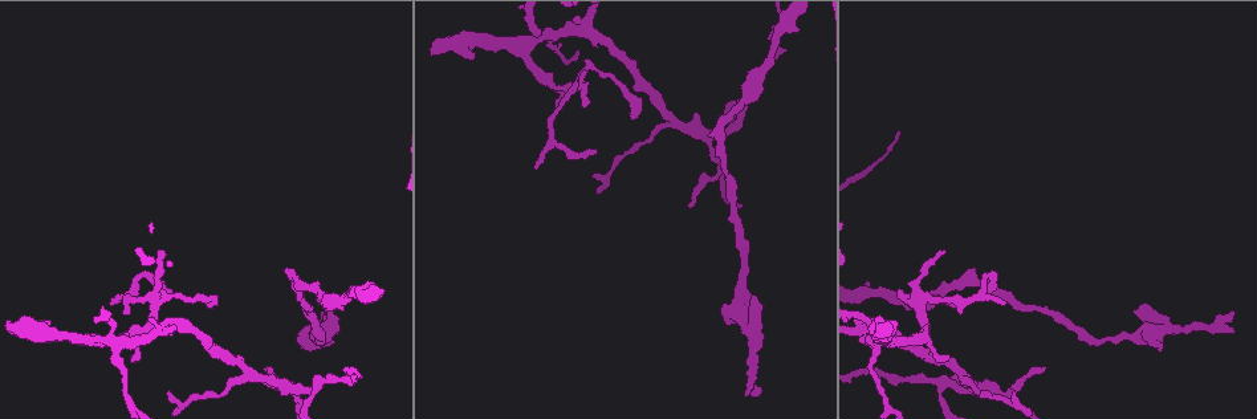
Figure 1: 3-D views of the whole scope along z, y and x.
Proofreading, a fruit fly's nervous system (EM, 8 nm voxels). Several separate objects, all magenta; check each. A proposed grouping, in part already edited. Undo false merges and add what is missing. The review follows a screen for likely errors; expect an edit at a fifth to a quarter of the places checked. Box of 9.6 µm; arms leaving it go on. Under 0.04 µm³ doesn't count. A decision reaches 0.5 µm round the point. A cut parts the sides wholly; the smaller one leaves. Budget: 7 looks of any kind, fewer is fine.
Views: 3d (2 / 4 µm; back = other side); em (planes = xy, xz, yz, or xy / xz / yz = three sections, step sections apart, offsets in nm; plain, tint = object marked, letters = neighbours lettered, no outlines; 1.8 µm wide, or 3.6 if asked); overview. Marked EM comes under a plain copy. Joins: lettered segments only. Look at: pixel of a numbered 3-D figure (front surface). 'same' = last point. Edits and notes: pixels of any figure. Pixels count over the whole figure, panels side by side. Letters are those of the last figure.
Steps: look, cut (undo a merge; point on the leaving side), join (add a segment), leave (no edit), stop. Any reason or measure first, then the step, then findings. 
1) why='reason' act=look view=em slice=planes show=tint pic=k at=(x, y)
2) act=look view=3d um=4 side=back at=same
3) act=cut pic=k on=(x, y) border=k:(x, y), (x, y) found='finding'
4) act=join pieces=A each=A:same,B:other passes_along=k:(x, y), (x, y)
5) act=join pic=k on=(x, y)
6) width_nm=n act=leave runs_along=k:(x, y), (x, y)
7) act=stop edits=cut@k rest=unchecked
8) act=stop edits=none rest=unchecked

why='branch stops here' act=look view=3d um=4 pic=1 at=(1231, 312)

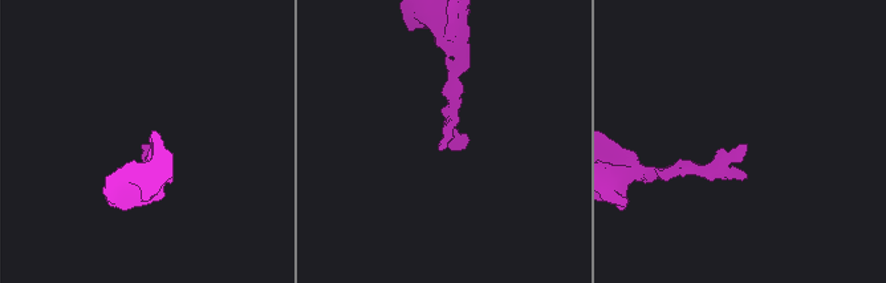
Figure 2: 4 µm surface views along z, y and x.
act=look view=em slice=planes show=tint pic=2 at=(744, 146)

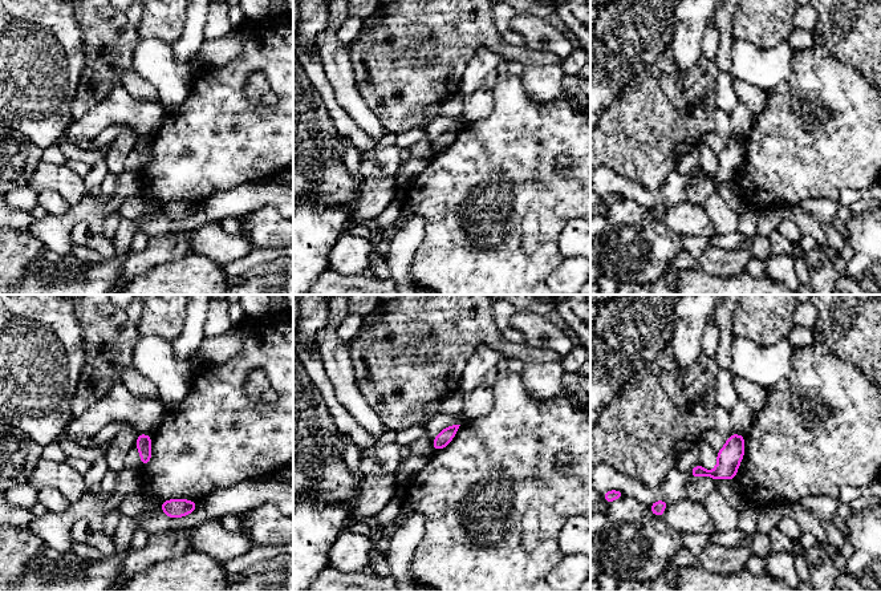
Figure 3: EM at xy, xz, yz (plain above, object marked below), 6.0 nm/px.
act=look view=em slice=planes show=letters at=same

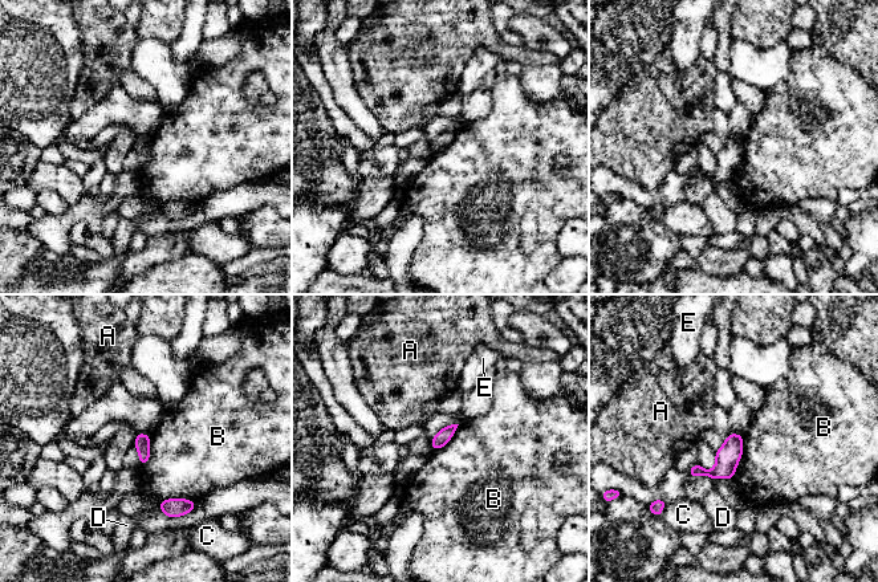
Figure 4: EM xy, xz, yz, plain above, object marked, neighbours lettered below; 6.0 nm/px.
act=leave each=A:other,B:other,C:other,D:other,E:other border=4:(743, 436), (743, 454), (732, 476) found='none of them fits'

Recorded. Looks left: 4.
why='an open end' act=look view=em slice=yz step=4 show=tint pic=1 at=(1148, 306)

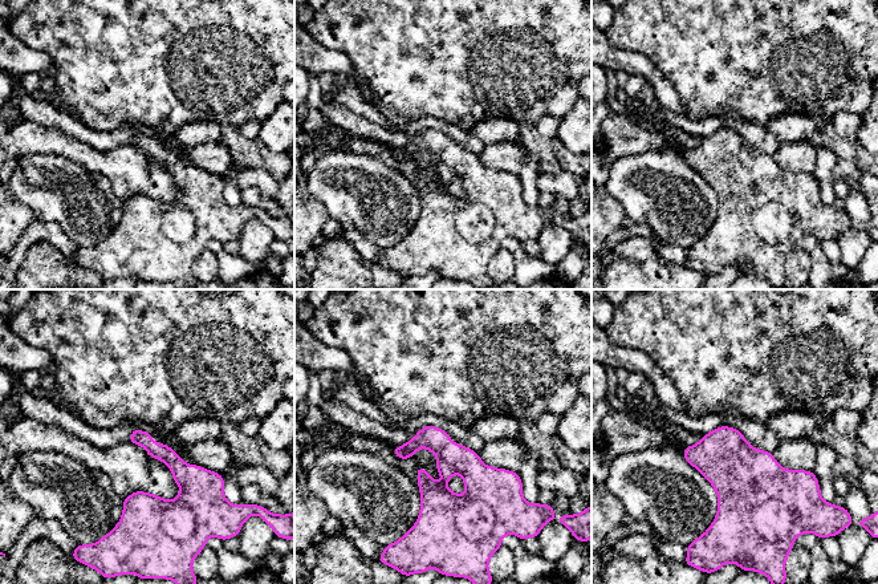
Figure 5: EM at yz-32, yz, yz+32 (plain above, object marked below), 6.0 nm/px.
why='cut it another way' act=look view=em slice=xy step=8 show=letters at=same

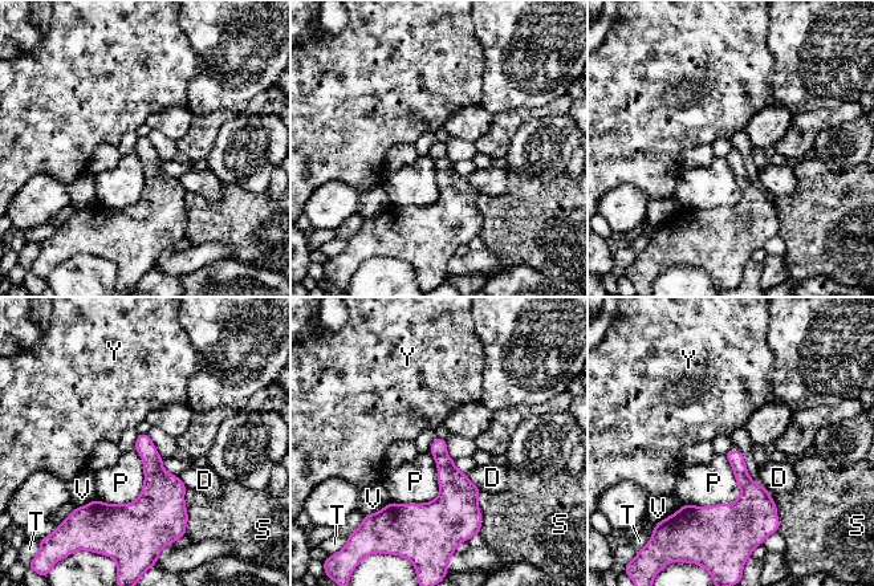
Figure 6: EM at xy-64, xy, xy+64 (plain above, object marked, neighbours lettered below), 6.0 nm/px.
act=leave each=D:other,P:other,S:other,T:other,V:other,Y:other border=6:(726, 455), (740, 495), (683, 505) found='no lettered segment goes on from it'

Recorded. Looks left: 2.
why='an open end' act=look view=em slice=xz step=16 show=letters pic=1 at=(583, 107)

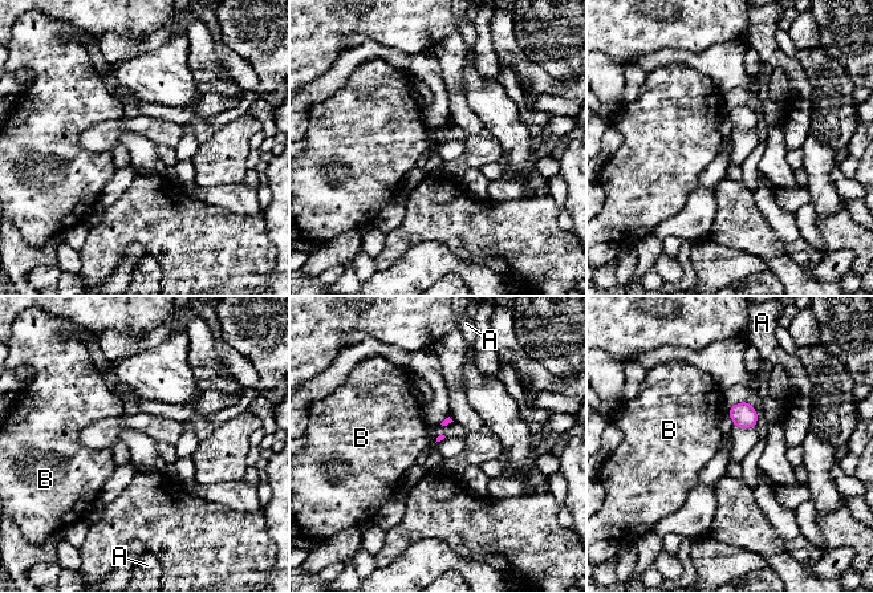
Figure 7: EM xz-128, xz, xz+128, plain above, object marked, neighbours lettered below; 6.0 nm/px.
why='cut it another way' act=look view=em slice=planes show=letters at=same

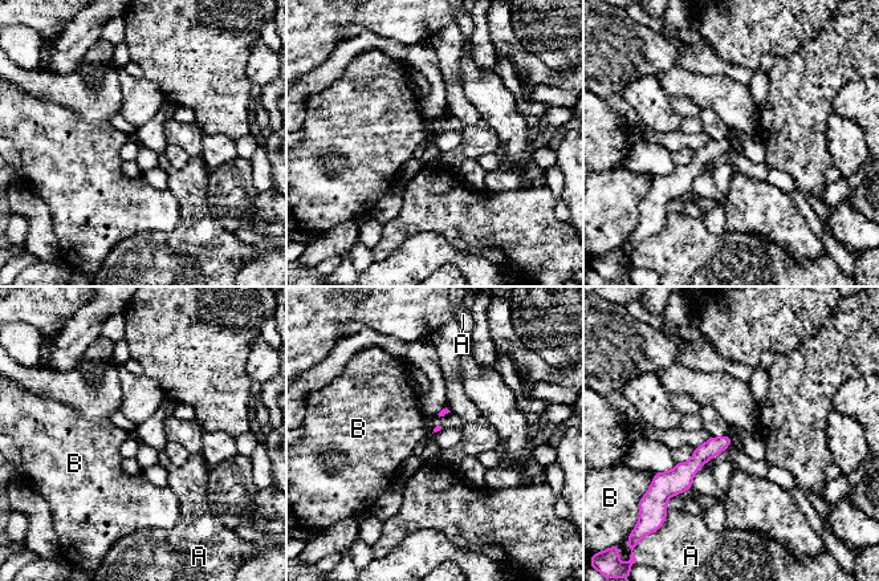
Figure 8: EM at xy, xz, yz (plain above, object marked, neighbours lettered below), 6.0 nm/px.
act=leave each=A:other,B:other runs_along=8:(727, 439), (711, 447), (671, 486) found='none of them fits'

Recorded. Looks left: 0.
act=stop edits=none rest=unchecked

